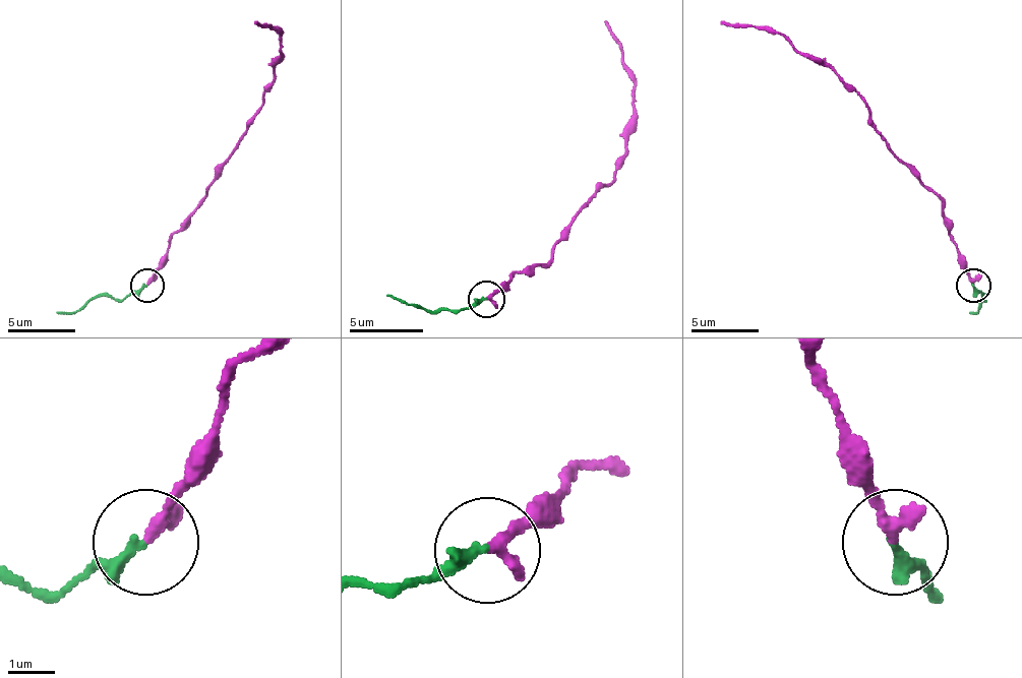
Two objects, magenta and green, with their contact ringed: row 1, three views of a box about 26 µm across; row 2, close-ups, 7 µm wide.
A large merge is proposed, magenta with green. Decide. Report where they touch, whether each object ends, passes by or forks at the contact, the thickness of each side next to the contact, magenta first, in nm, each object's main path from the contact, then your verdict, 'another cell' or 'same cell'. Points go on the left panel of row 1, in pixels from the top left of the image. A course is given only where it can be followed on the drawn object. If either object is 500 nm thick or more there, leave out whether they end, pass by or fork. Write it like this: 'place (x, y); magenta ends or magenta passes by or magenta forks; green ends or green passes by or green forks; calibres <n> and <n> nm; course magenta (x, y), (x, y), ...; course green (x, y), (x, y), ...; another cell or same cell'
place (146, 285); magenta ends; green ends; calibres 300 and 240 nm; course magenta (147, 286), (175, 232), (235, 151), (262, 101), (273, 67), (279, 57), (279, 34), (255, 20); course green (147, 286), (121, 299), (91, 296), (73, 313), (57, 313); another cell

